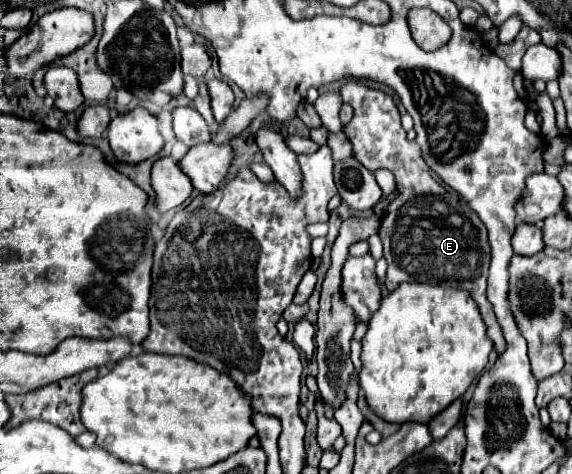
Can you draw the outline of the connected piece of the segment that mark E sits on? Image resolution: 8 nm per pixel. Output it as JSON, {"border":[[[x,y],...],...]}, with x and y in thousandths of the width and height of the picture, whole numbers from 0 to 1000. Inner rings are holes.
{"border":[[[607,173],[596,186],[596,203],[603,207],[603,219],[614,219],[621,232],[617,253],[600,266],[600,278],[617,308],[617,329],[649,363],[677,354],[691,367],[691,397],[698,409],[677,435],[663,481],[670,540],[680,557],[673,586],[677,612],[691,612],[701,595],[750,595],[778,608],[816,612],[837,641],[851,709],[865,722],[865,738],[876,747],[883,738],[883,717],[862,662],[862,646],[848,624],[858,544],[851,481],[834,451],[820,443],[792,401],[778,397],[771,376],[740,342],[733,308],[712,300],[698,232],[680,198],[628,173]]]}

